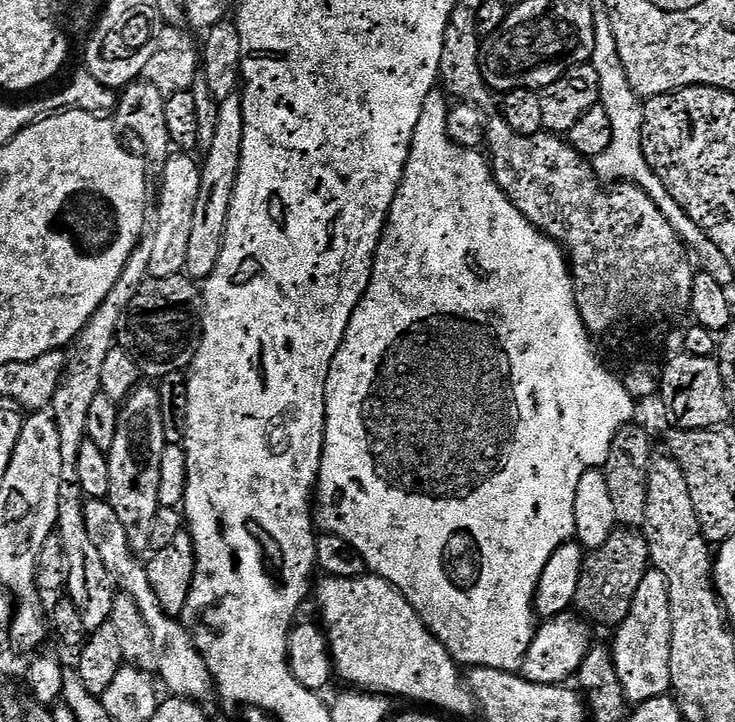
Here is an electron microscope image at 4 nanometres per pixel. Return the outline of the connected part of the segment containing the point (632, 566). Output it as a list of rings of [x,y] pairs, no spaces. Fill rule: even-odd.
[[[618,528],[602,547],[585,559],[584,572],[575,590],[575,609],[591,623],[619,627],[629,616],[634,594],[650,570],[648,541],[633,529]]]

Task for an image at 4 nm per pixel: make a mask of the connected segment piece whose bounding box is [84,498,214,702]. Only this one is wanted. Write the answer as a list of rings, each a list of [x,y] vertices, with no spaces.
[[[85,499],[84,521],[90,534],[90,542],[98,550],[106,570],[115,580],[117,589],[123,595],[134,598],[138,610],[142,610],[142,618],[146,618],[146,626],[150,626],[150,635],[154,637],[154,654],[158,654],[158,676],[164,679],[164,684],[169,688],[171,695],[176,698],[187,698],[193,702],[199,701],[199,696],[204,696],[213,691],[212,675],[200,652],[192,640],[187,627],[177,617],[168,616],[162,610],[162,602],[158,602],[158,594],[150,586],[148,569],[142,563],[141,557],[133,552],[126,526],[118,519],[118,514],[108,505],[107,499]]]

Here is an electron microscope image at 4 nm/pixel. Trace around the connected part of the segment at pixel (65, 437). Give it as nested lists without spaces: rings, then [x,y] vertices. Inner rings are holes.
[[[138,246],[132,251],[132,256],[126,262],[118,282],[110,290],[110,294],[98,306],[98,310],[89,318],[88,324],[84,331],[80,333],[79,343],[84,343],[80,348],[80,364],[88,372],[80,372],[73,382],[72,388],[68,382],[61,383],[56,389],[54,398],[50,405],[51,415],[56,417],[56,425],[60,431],[60,449],[65,458],[75,457],[80,445],[86,440],[88,431],[88,415],[92,405],[92,397],[98,388],[98,376],[104,355],[114,347],[114,337],[116,335],[116,326],[120,323],[120,317],[130,306],[134,294],[144,285],[144,281],[149,279],[148,267],[150,266],[150,247]]]

